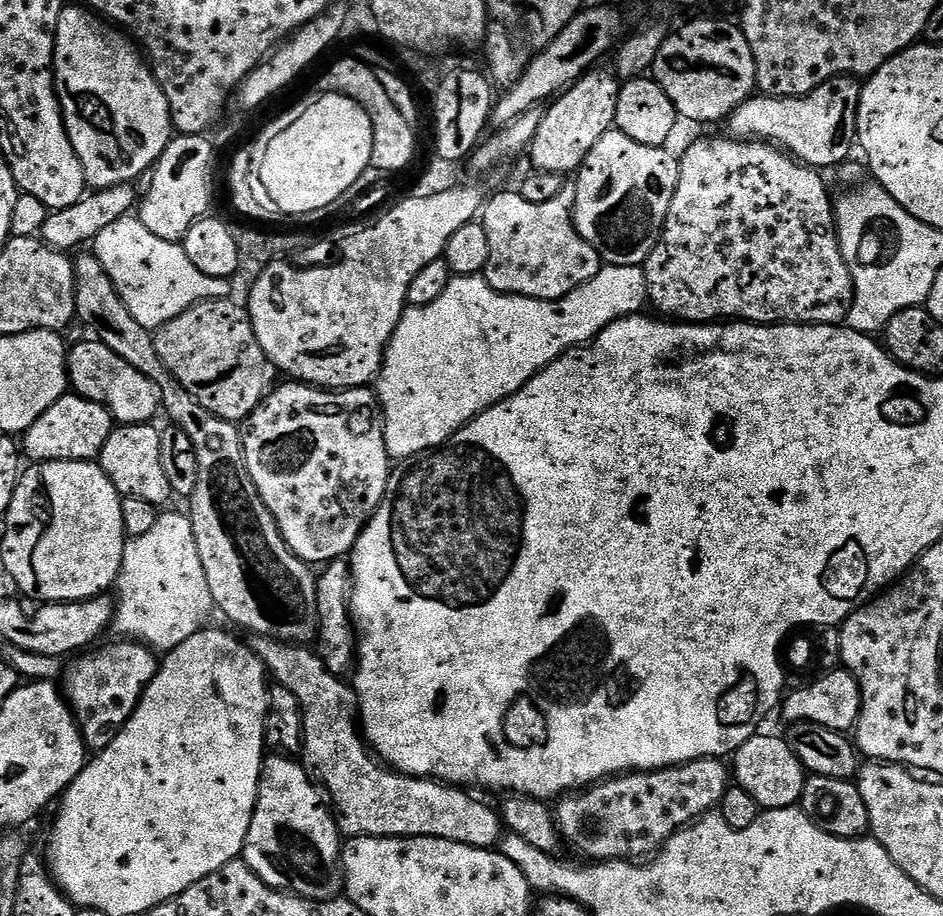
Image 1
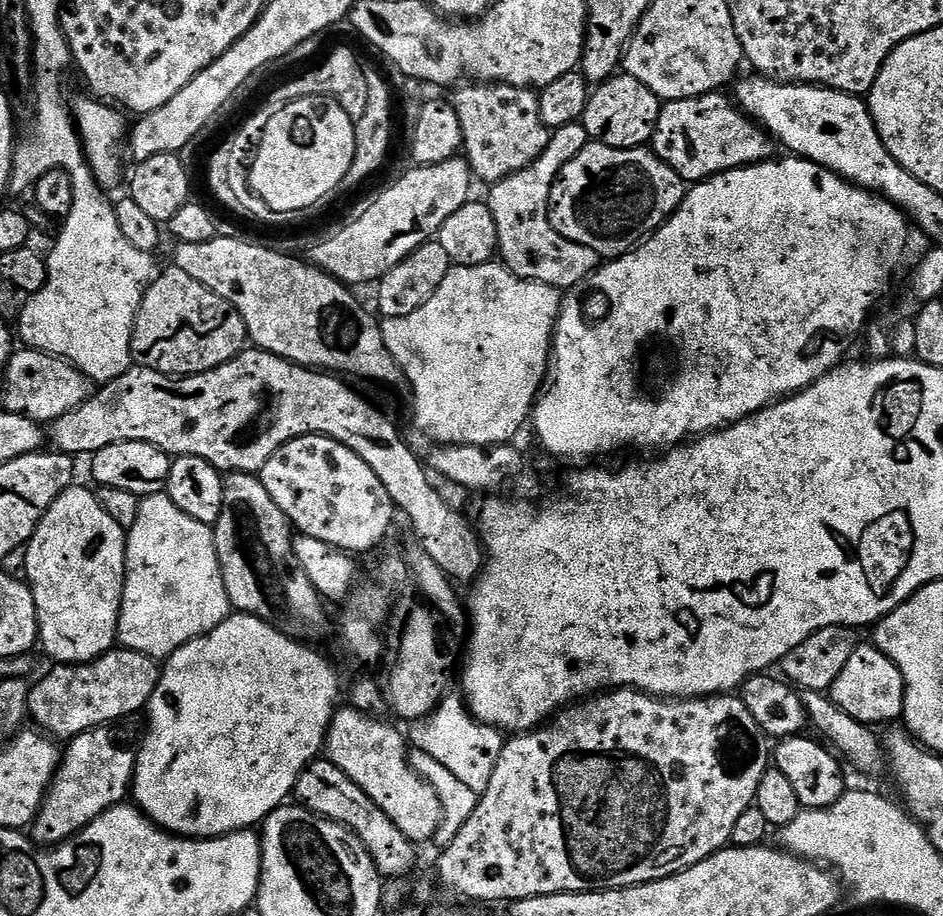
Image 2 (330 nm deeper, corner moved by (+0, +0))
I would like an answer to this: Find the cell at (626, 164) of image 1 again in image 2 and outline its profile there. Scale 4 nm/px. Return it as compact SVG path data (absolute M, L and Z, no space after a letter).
M590 142L583 148L577 156L570 162L566 162L566 166L562 166L562 170L558 174L558 178L554 182L554 186L550 190L550 202L548 203L548 217L554 226L554 230L558 234L562 234L562 238L566 238L575 244L582 246L590 246L590 250L594 250L601 258L615 258L623 256L624 253L633 251L641 242L648 239L652 233L657 232L659 228L671 218L680 204L684 201L686 195L686 181L678 175L670 166L666 166L666 162L658 159L655 152L647 147L643 148L611 148L605 144L597 144Z

